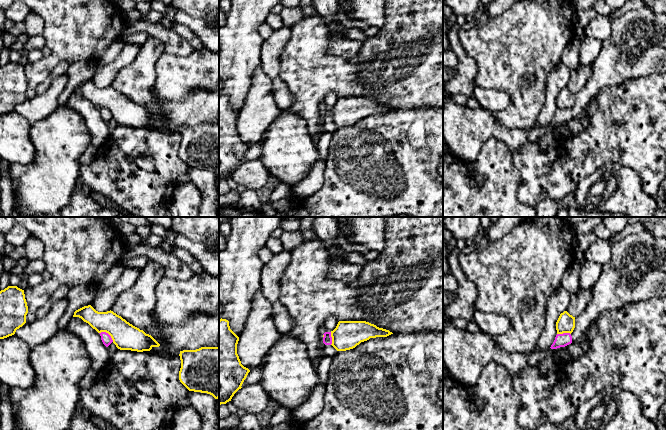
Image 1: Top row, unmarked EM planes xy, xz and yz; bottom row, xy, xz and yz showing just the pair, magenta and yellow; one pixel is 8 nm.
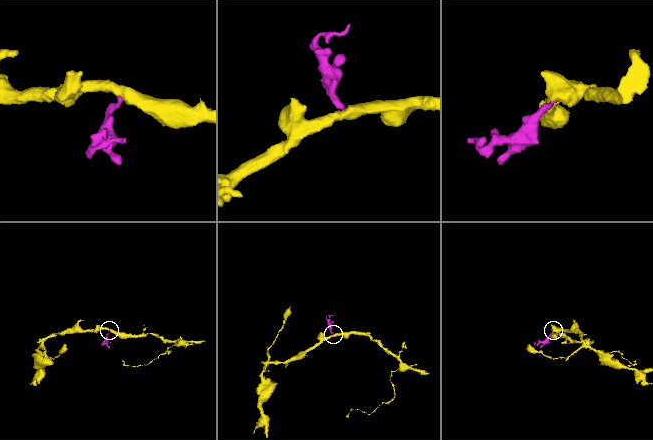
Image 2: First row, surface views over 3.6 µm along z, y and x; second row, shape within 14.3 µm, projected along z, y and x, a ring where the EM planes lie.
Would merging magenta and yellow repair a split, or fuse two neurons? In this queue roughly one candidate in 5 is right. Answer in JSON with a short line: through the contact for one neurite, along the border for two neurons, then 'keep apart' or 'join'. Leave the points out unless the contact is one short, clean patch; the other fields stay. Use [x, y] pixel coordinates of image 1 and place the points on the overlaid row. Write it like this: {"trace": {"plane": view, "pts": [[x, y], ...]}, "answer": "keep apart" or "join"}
{"trace": {"plane": "xy", "pts": [[99, 332], [106, 332], [113, 341]]}, "answer": "keep apart"}

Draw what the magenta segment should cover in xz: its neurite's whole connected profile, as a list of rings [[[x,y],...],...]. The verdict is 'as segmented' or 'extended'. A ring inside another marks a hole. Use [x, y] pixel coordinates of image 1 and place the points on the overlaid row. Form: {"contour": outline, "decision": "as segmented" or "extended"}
{"contour": [[[325,332],[323,337],[323,343],[325,344],[323,347],[324,356],[334,357],[337,353],[337,350],[331,345],[332,344],[332,337],[331,332]]], "decision": "extended"}

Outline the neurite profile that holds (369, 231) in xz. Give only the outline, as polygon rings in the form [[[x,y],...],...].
[[[338,217],[338,221],[339,227],[341,220],[344,220],[346,222],[346,229],[352,232],[352,240],[354,241],[354,243],[364,245],[370,250],[381,252],[385,246],[386,218],[387,217]]]

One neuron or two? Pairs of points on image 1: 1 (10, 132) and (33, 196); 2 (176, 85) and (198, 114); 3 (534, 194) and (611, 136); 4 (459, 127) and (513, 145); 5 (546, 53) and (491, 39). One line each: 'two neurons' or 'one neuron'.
1: two neurons
2: two neurons
3: one neuron
4: one neuron
5: one neuron

